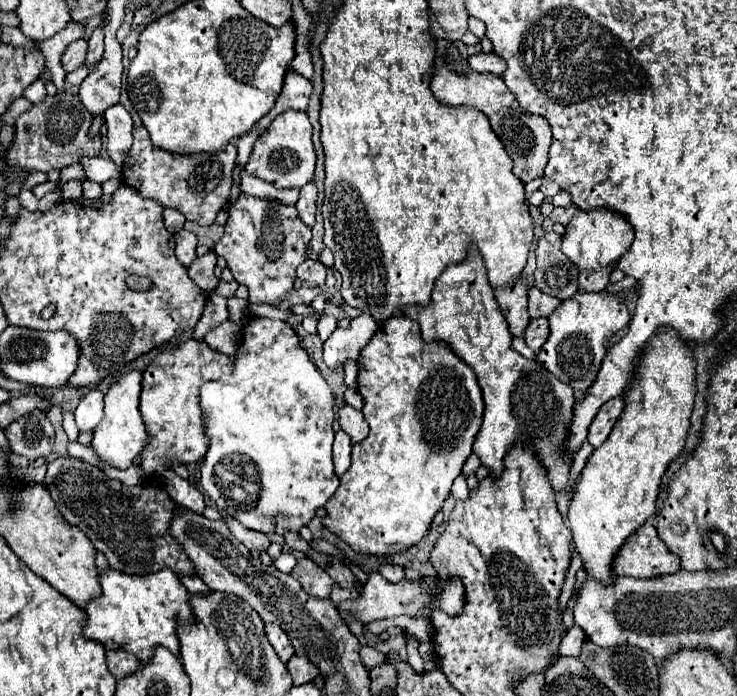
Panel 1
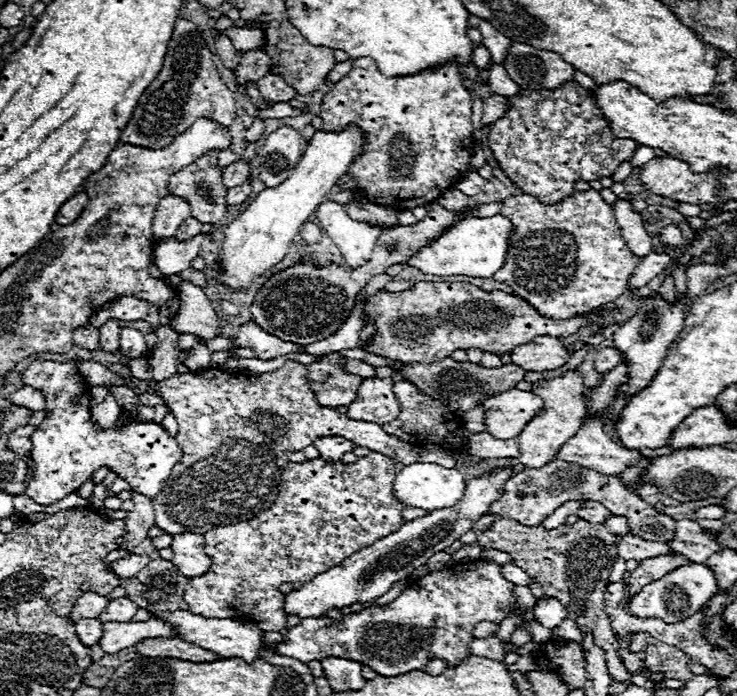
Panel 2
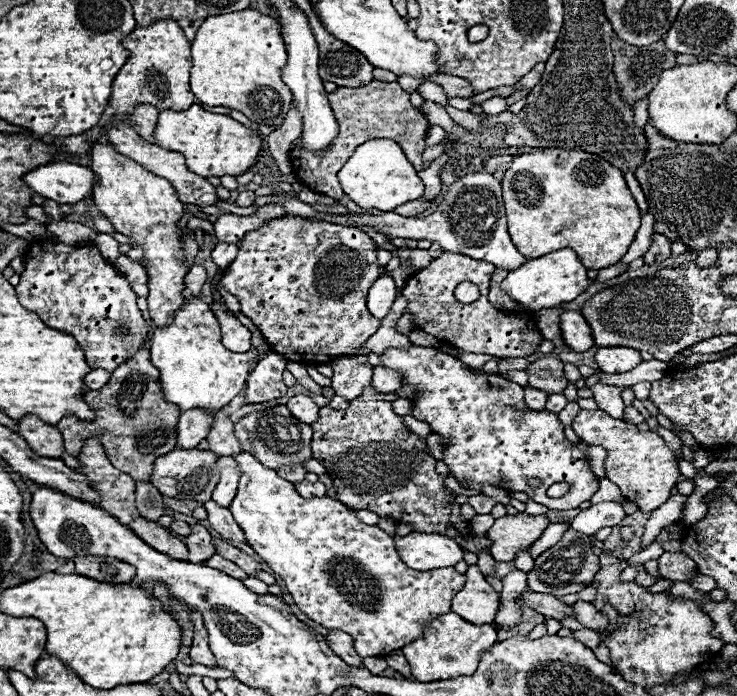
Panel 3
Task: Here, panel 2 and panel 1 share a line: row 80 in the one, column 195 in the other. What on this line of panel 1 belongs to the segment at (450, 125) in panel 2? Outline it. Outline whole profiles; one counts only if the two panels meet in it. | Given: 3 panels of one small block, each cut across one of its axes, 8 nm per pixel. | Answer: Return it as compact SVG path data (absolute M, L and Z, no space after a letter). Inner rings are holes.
M190 338L186 342L164 348L144 370L140 412L148 426L150 442L142 452L142 470L152 476L168 468L172 460L194 464L208 452L210 440L204 434L204 418L200 408L200 386L230 374L234 358L212 350L204 340Z

